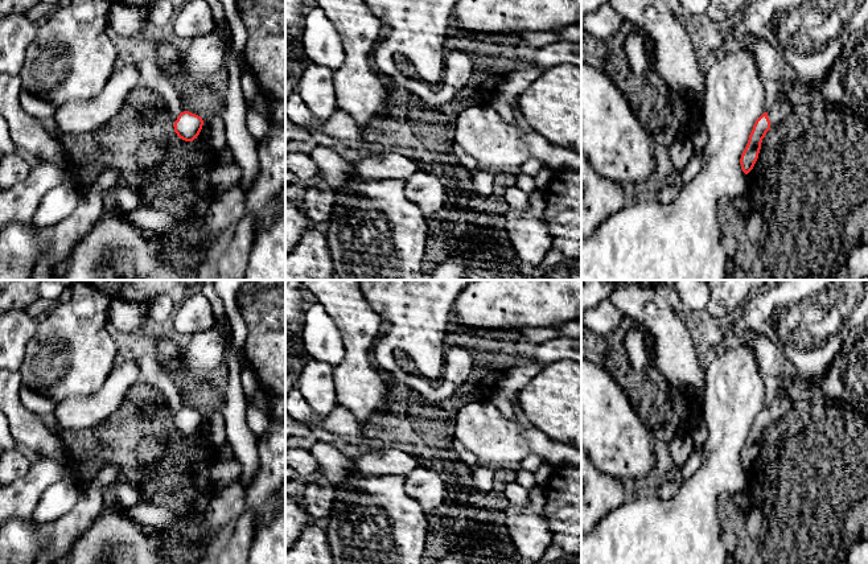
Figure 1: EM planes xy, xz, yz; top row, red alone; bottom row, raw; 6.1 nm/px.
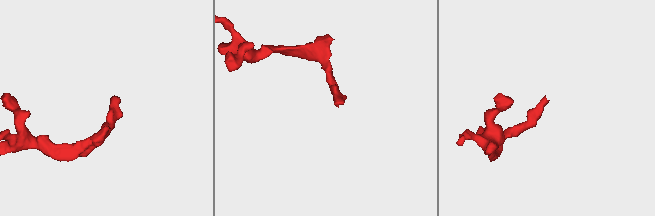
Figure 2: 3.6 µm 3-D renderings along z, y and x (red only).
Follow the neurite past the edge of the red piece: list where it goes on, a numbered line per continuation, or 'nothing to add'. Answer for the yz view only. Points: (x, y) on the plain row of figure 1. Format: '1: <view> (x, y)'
1: yz (781, 403)

